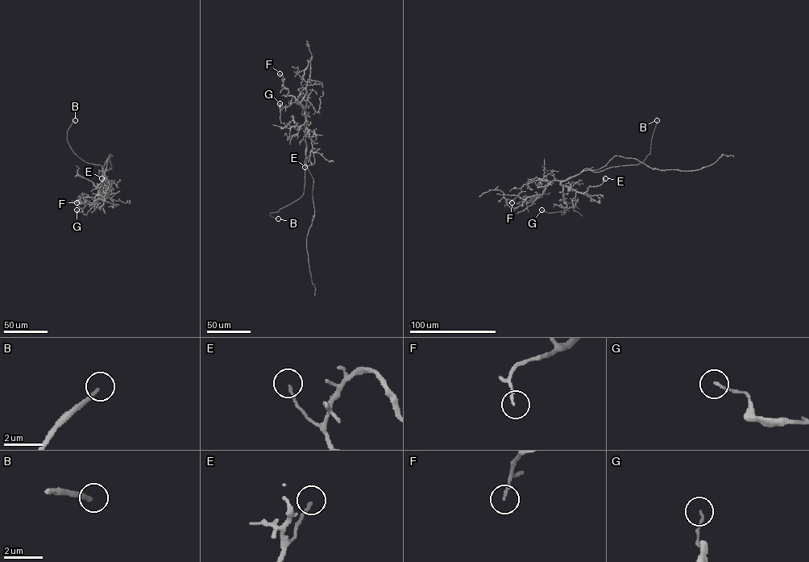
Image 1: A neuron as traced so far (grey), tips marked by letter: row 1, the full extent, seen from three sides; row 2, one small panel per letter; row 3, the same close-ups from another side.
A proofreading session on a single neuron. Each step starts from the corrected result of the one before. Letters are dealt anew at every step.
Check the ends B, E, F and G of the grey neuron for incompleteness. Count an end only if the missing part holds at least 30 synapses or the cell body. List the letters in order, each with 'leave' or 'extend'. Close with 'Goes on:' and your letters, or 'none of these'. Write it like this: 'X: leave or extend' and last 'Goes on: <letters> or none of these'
B: extend
E: leave
F: leave
G: leave
Goes on: B

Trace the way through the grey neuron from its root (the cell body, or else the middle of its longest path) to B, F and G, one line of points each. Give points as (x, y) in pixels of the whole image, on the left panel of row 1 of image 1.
B: (103, 168), (102, 172), (101, 165), (82, 160), (70, 146), (67, 131), (75, 120)
F: (103, 168), (97, 193), (94, 197), (84, 197), (84, 203), (80, 202), (79, 196), (76, 202)
G: (103, 168), (103, 192), (95, 202), (79, 202), (82, 212), (77, 213), (76, 210)

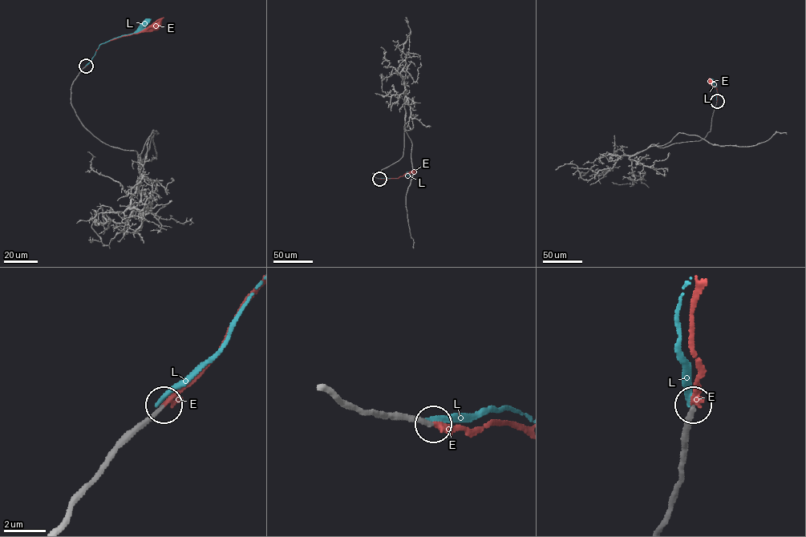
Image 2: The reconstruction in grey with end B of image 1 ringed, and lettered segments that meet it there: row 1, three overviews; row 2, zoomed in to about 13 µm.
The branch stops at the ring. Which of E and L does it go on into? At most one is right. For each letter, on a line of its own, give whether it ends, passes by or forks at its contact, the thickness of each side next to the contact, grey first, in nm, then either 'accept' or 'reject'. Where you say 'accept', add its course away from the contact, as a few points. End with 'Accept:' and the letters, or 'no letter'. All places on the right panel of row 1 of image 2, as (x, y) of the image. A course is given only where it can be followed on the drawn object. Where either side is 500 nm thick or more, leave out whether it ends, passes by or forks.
E: it ends there; 200 nm thick on the grey side, 260 nm on the other; accept; it runs (717, 101), (716, 87), (710, 82)
L: it ends there; 200 nm thick on the grey side, 260 nm on the other; reject
Accept: E

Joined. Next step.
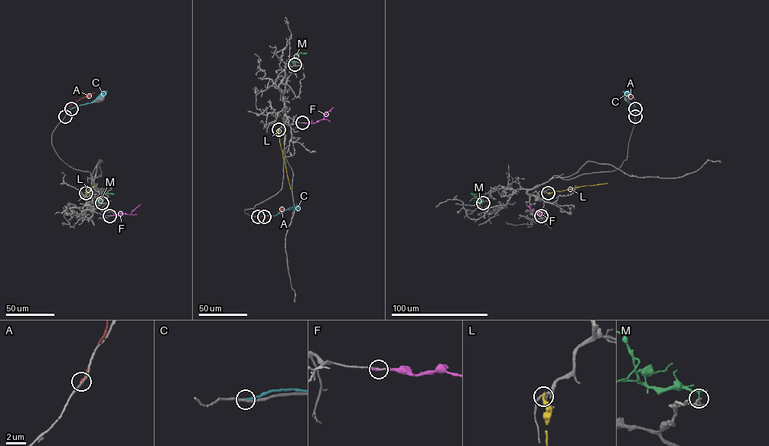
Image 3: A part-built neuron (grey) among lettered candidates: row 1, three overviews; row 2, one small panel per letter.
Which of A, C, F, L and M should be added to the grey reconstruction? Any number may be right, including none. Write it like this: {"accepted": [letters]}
{"accepted": []}

